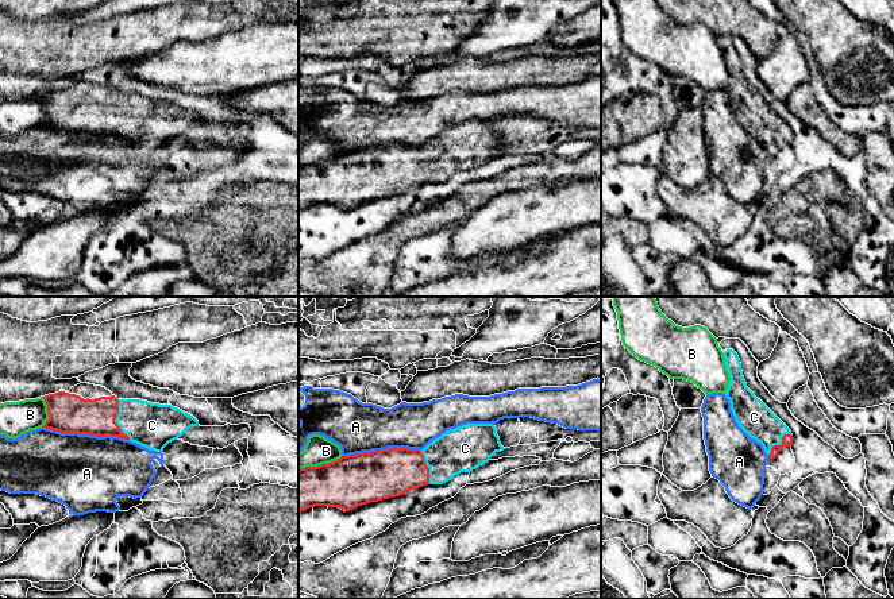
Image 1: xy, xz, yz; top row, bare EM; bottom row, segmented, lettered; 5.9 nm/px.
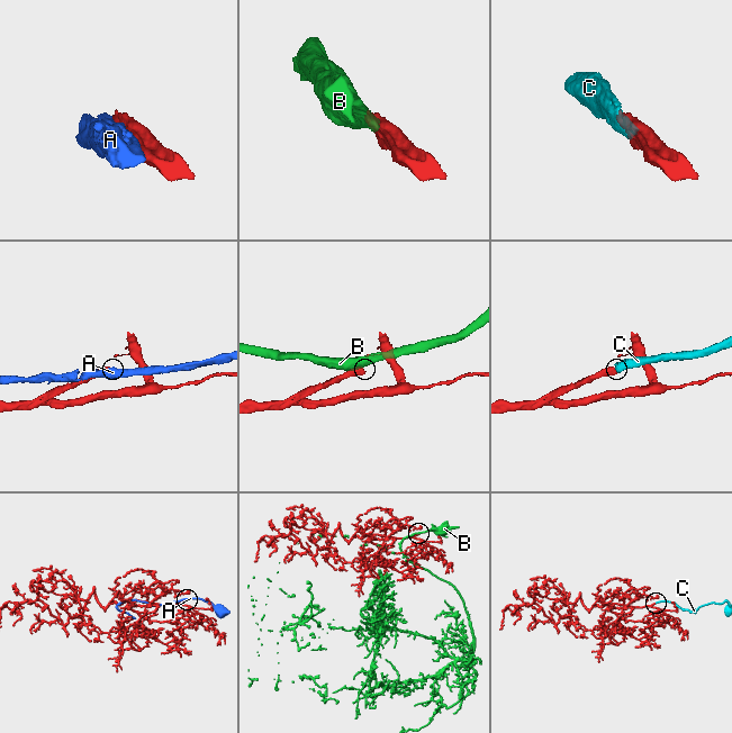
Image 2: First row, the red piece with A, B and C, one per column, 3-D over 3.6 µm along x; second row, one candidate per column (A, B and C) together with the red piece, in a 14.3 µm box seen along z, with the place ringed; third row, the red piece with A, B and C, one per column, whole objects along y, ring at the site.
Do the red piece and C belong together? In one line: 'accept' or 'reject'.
accept

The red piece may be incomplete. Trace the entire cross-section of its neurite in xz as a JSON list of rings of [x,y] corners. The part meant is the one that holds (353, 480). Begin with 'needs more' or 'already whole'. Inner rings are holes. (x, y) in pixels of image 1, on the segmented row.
needs more; [[[466,424],[421,451],[389,448],[298,468],[298,513],[315,506],[350,511],[427,484],[443,484],[504,449],[493,424]]]

